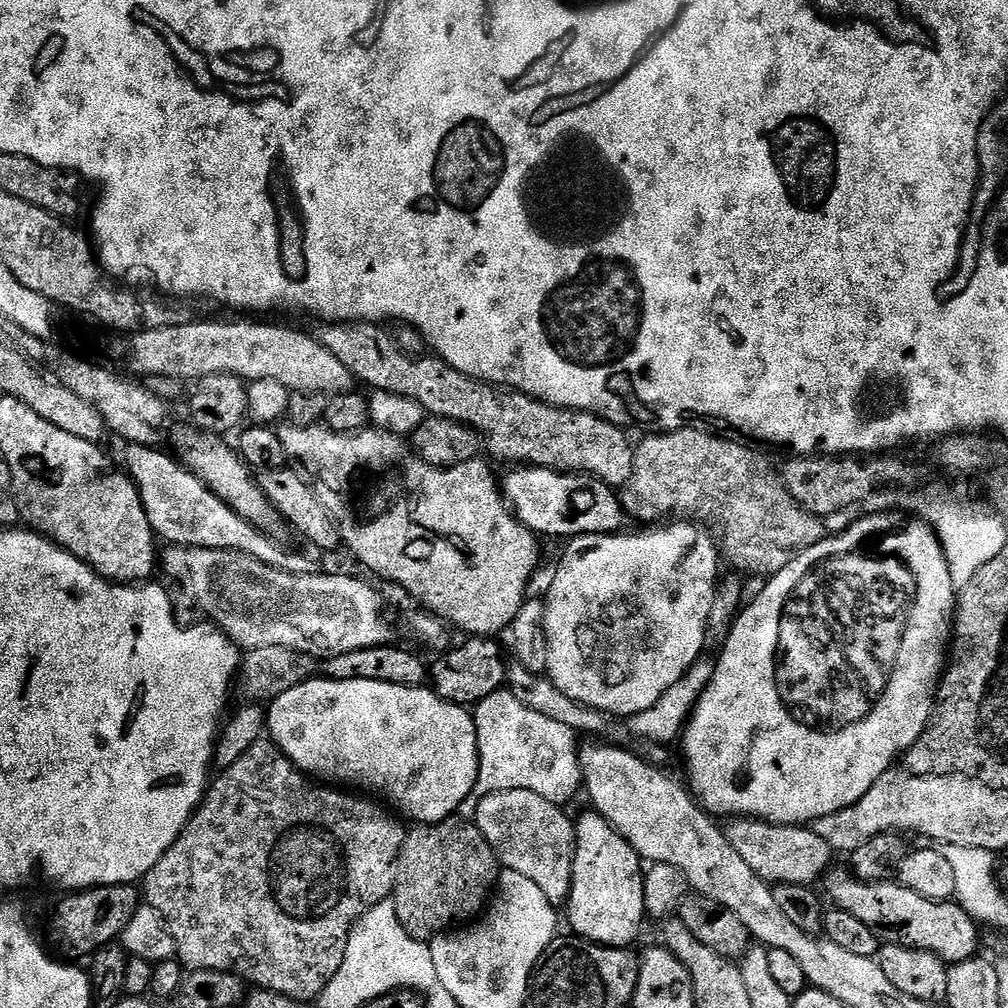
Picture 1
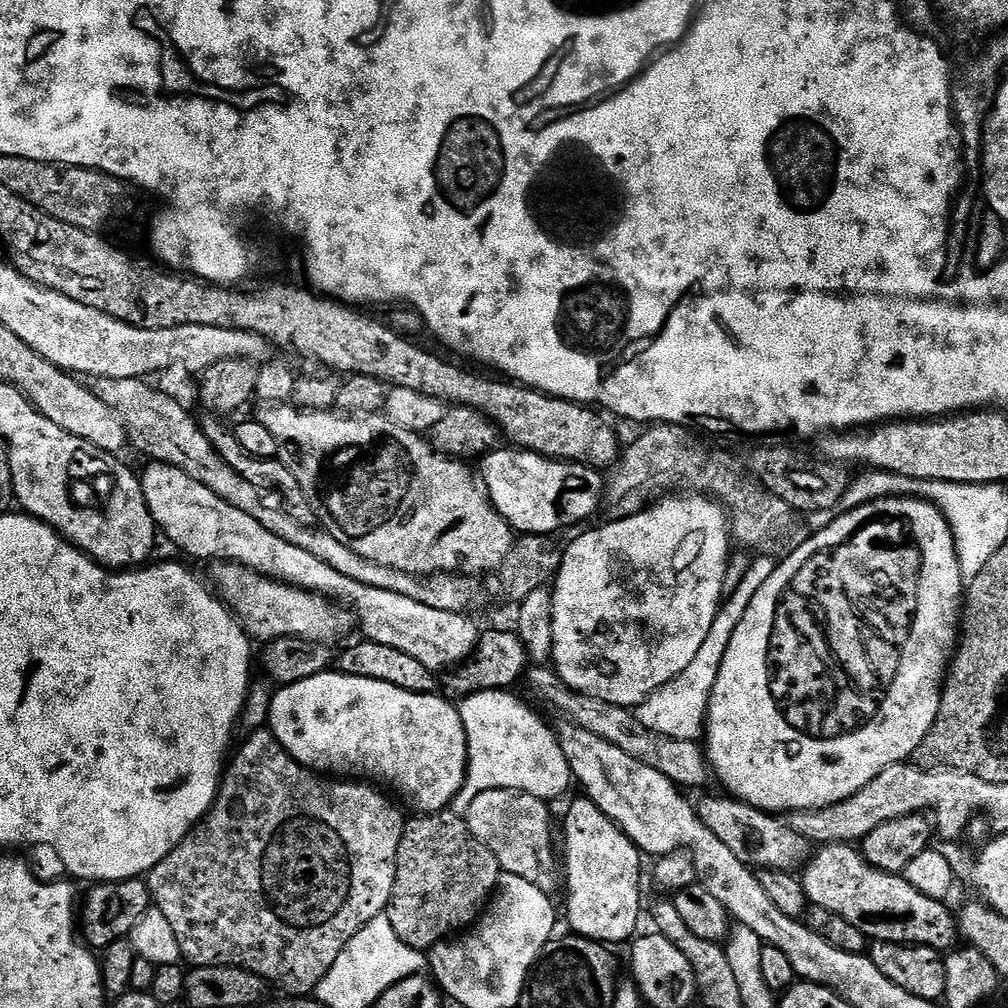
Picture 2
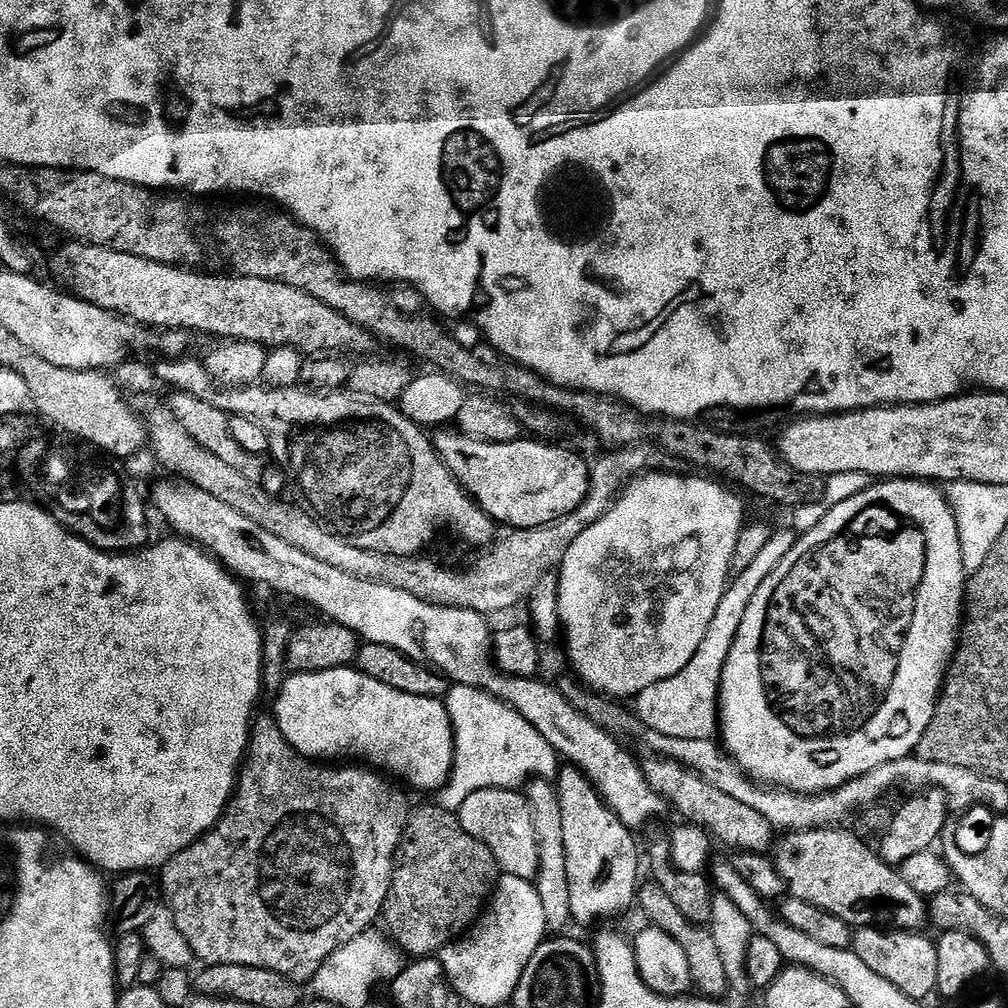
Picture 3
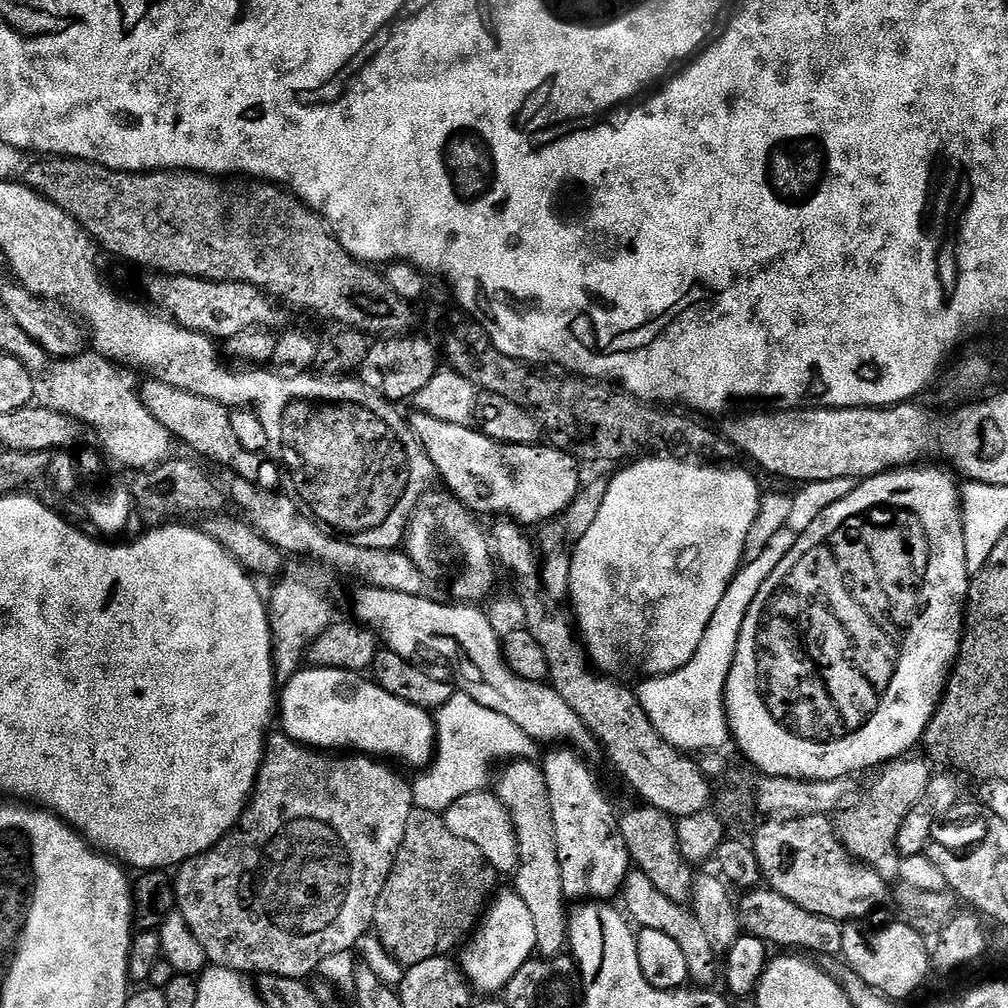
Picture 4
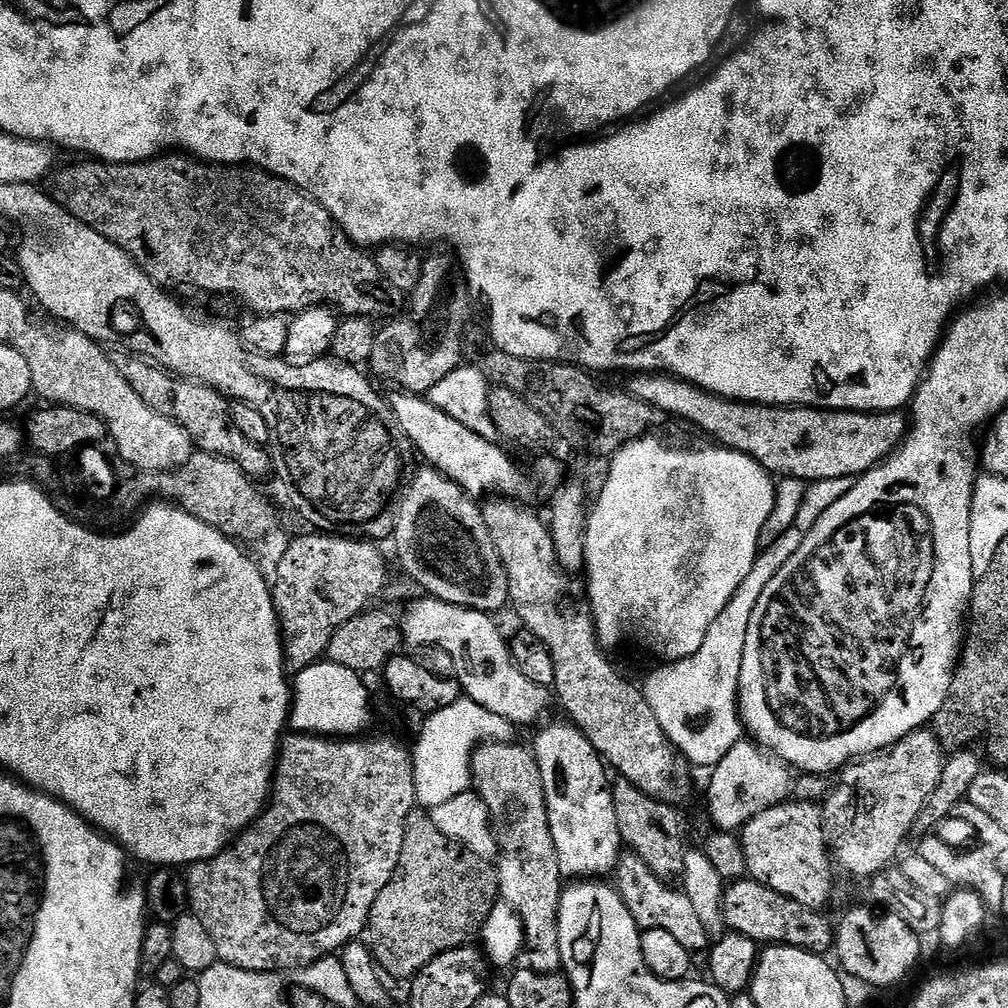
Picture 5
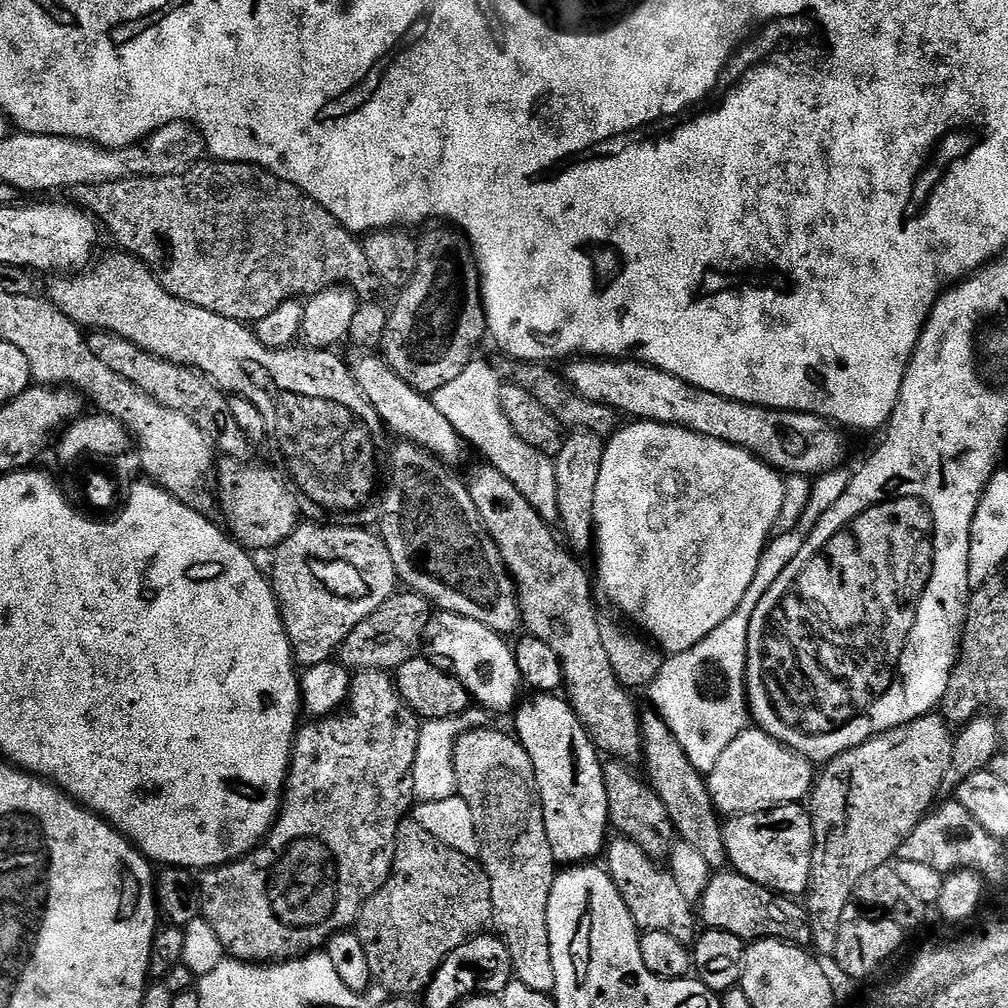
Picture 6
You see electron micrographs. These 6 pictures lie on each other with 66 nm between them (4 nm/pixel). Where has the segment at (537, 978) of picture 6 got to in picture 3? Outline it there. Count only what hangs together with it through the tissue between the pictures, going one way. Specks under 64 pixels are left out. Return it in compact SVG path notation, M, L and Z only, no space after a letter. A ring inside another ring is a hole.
M537 778L527 785L526 797L532 811L532 821L540 851L540 873L534 881L536 890L542 898L542 910L546 910L549 929L564 930L572 920L572 911L570 910L570 882L566 878L566 846L562 842L560 794L555 783Z

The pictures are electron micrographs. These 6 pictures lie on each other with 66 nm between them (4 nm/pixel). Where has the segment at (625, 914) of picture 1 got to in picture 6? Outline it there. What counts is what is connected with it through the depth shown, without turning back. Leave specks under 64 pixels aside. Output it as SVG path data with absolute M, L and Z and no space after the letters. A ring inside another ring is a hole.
M536 694L531 698L533 700L525 699L515 709L514 735L530 754L534 766L536 788L540 791L546 822L546 838L557 865L580 866L595 861L592 859L605 851L610 836L601 753L567 699L556 694Z

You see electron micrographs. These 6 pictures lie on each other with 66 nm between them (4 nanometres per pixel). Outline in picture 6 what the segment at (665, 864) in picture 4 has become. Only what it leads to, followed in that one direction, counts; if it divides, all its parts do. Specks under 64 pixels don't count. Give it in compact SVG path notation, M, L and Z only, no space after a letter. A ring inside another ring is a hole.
M609 759L604 764L604 781L606 782L606 802L608 818L613 829L616 828L625 840L632 840L651 860L660 862L667 857L674 841L677 839L676 827L670 822L670 814L666 814L666 806L662 806L662 798L653 790L651 784L635 776L629 765Z

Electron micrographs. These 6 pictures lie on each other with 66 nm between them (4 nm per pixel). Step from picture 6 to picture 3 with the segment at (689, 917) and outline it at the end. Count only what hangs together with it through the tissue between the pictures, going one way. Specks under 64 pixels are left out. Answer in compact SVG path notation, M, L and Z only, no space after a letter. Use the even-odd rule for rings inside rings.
M654 882L646 884L639 889L638 908L644 911L644 916L648 919L645 921L651 927L670 934L670 938L674 938L674 942L678 942L678 946L682 946L682 950L686 954L686 962L690 962L693 989L704 998L727 997L726 969L724 969L722 957L720 957L718 946L714 943L711 931L703 924L690 922L690 918L686 918L686 914L679 912L678 906L674 906L674 901L666 895L666 890L662 890Z

